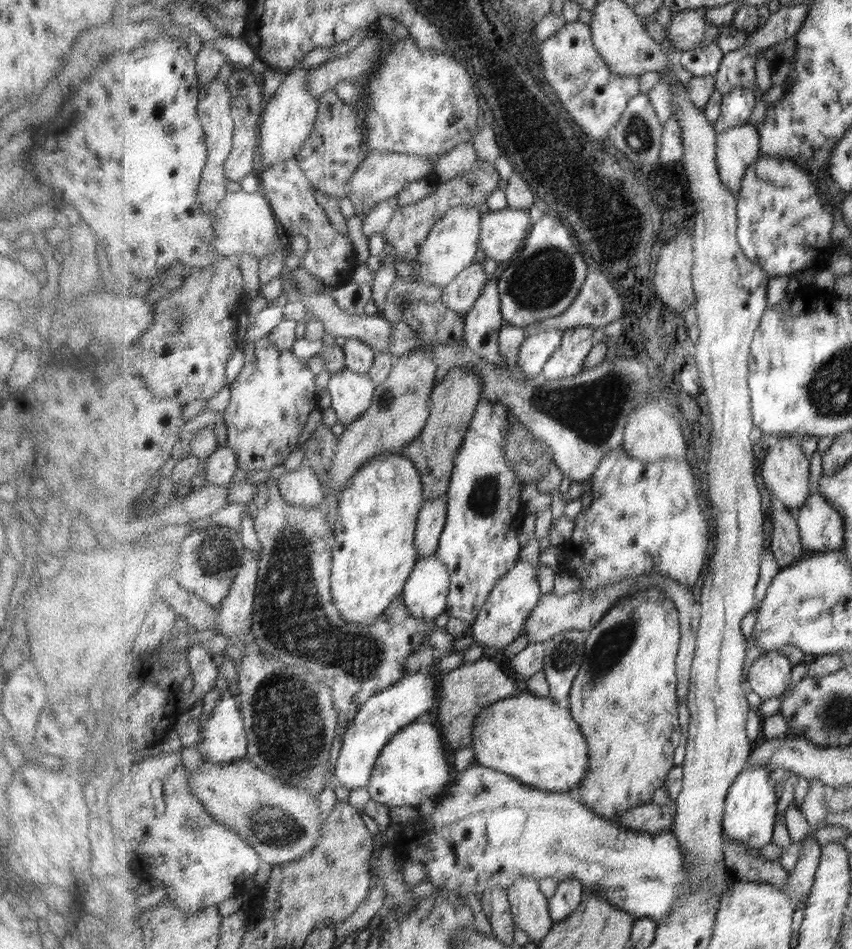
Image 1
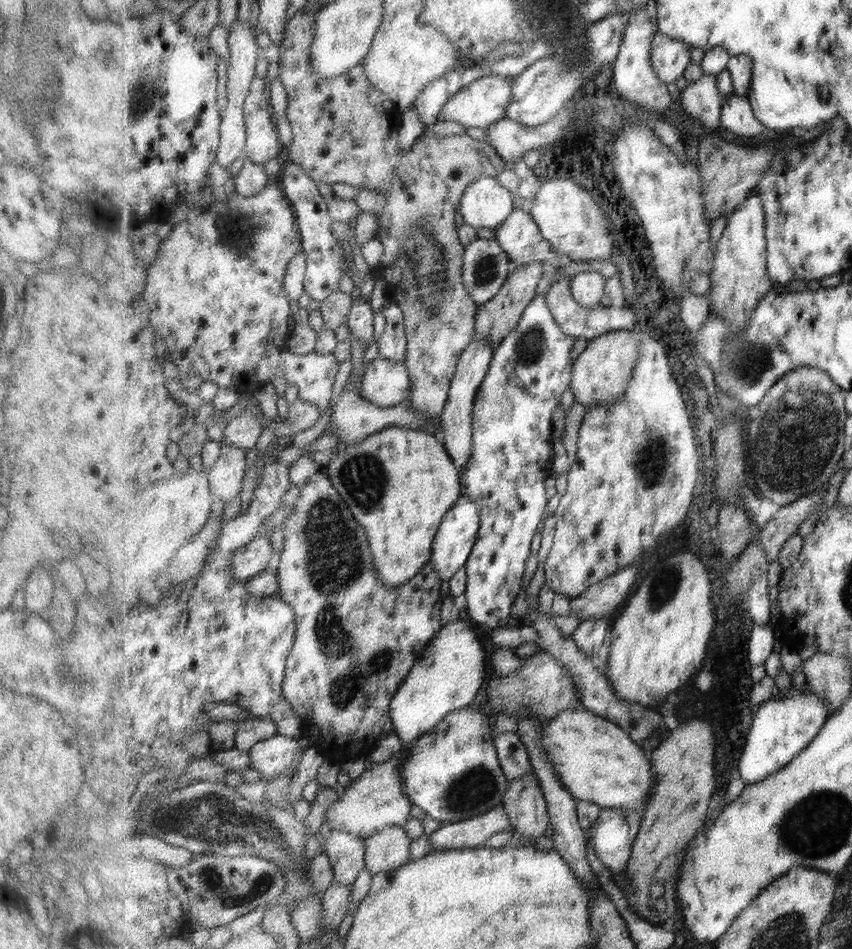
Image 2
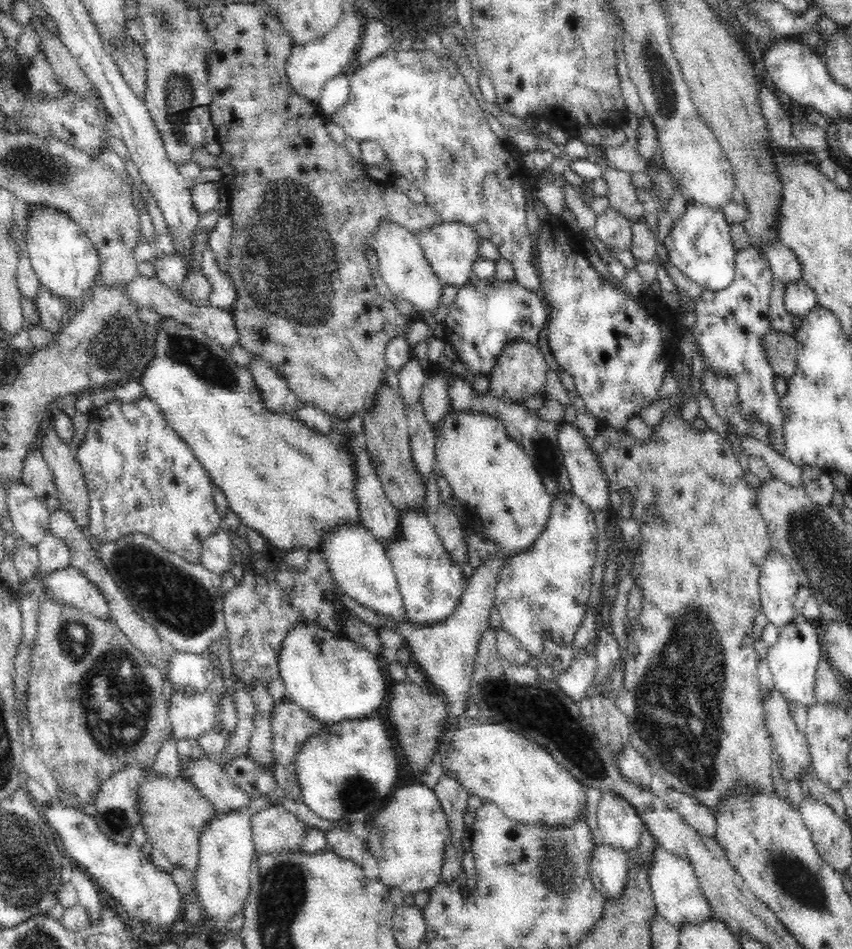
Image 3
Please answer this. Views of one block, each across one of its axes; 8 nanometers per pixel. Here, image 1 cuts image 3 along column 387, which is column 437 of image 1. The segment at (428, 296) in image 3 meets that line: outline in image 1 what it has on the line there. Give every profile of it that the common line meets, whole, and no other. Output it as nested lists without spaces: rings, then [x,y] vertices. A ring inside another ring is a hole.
[[[463,206],[453,208],[441,217],[421,246],[421,254],[417,256],[417,260],[413,260],[415,280],[427,281],[431,286],[437,285],[444,290],[461,272],[477,262],[477,252],[480,250],[481,217],[478,207]]]

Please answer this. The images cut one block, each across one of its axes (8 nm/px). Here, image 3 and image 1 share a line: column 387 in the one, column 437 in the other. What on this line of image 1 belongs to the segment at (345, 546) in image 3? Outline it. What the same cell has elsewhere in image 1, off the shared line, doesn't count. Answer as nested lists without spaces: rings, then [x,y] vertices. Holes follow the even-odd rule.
[[[437,552],[421,557],[402,593],[409,613],[420,619],[436,619],[446,612],[451,575]]]

